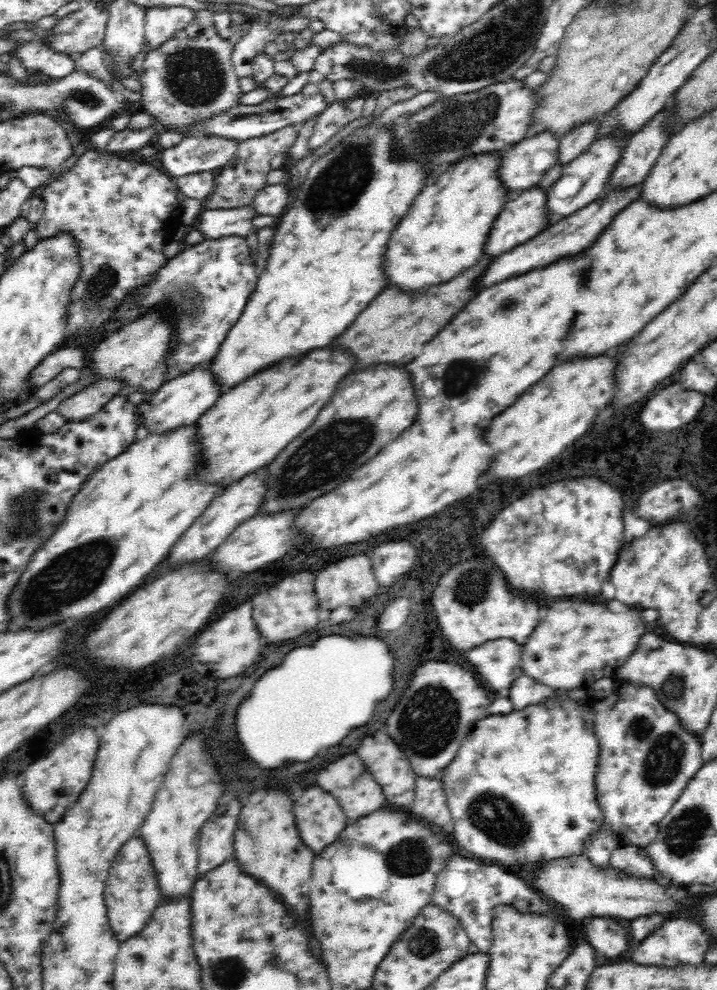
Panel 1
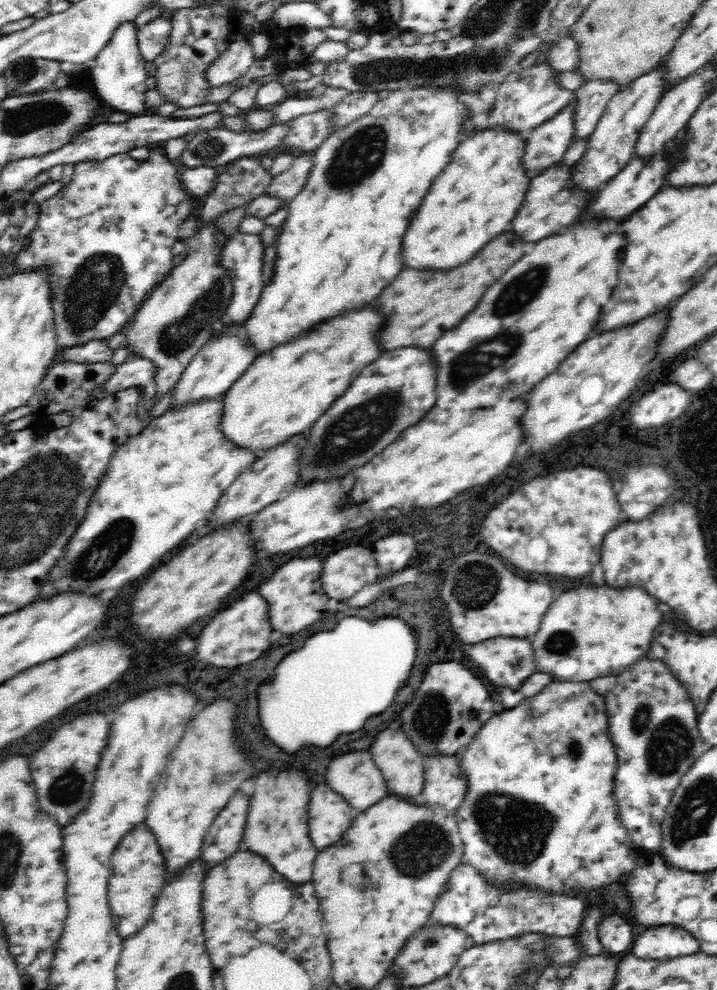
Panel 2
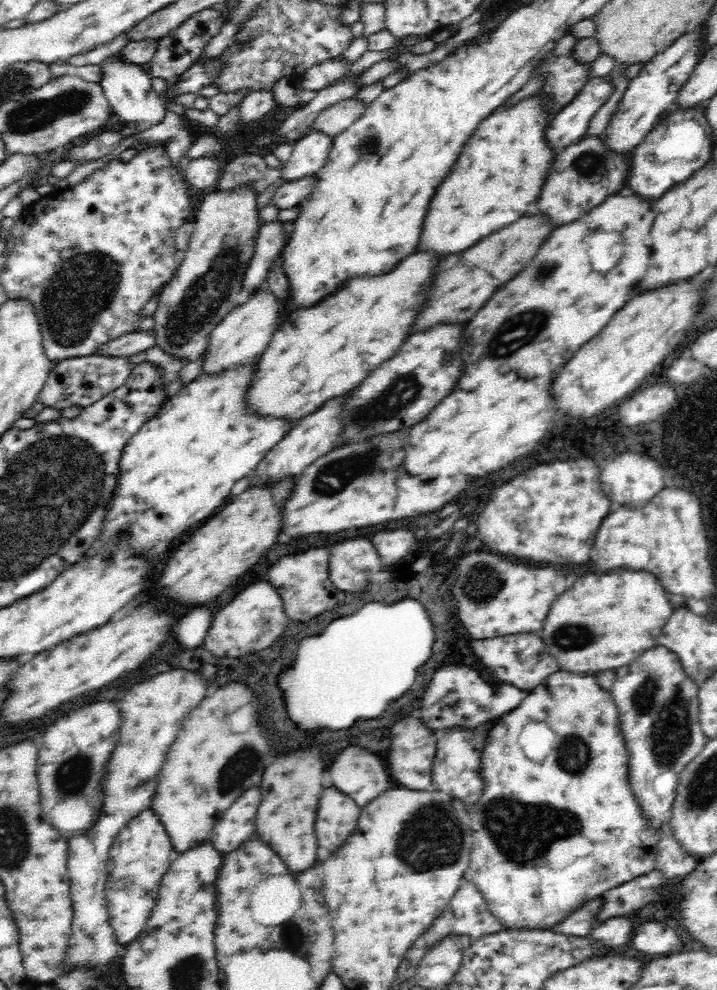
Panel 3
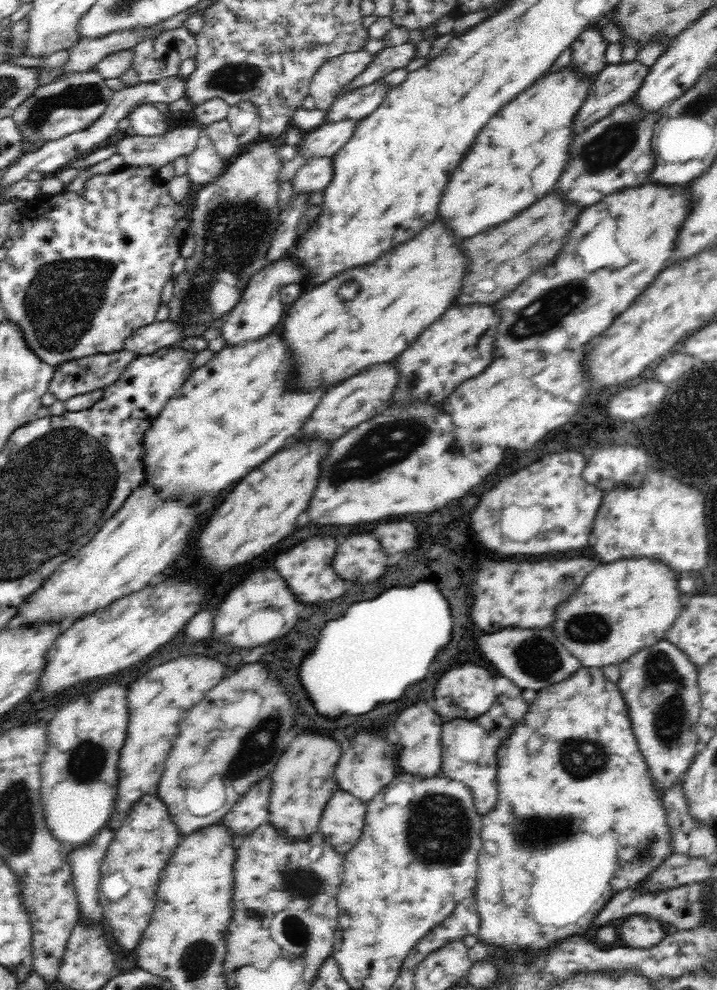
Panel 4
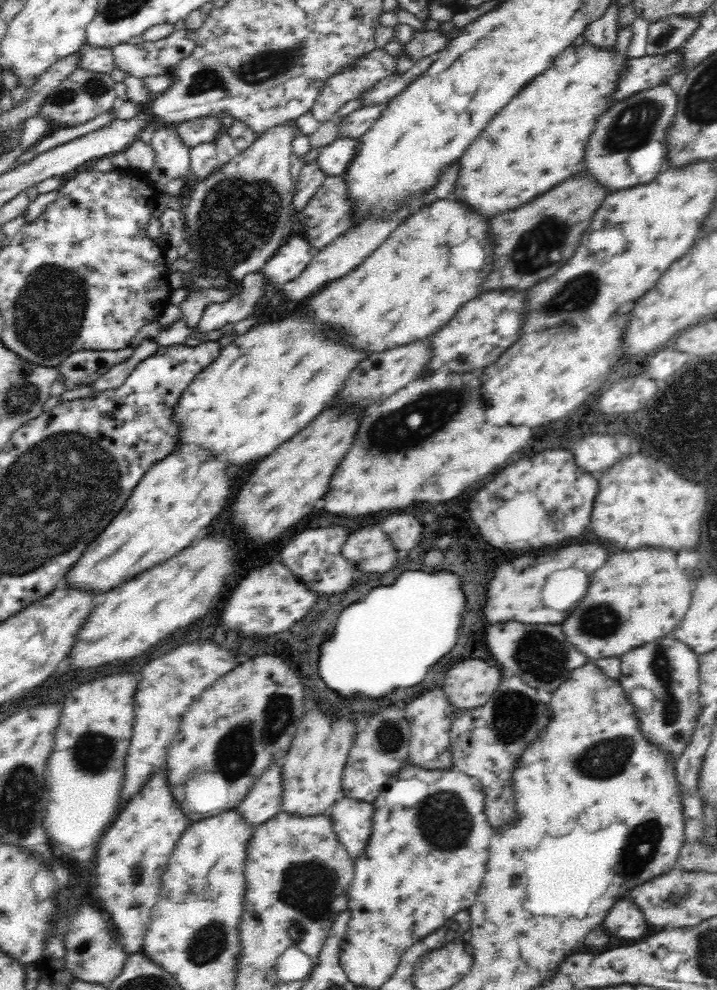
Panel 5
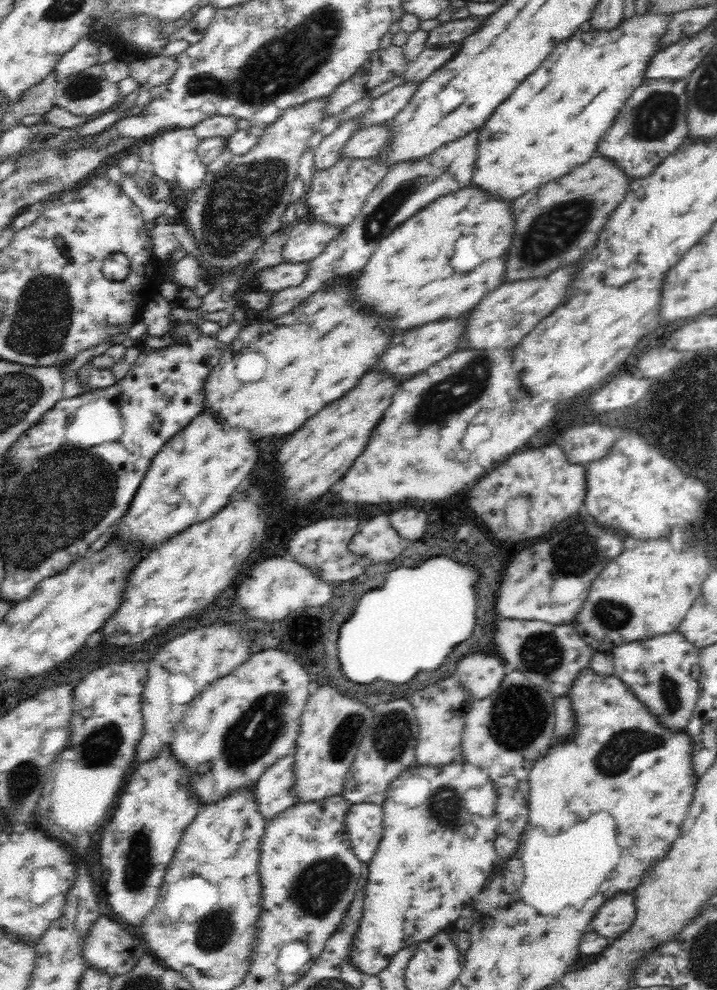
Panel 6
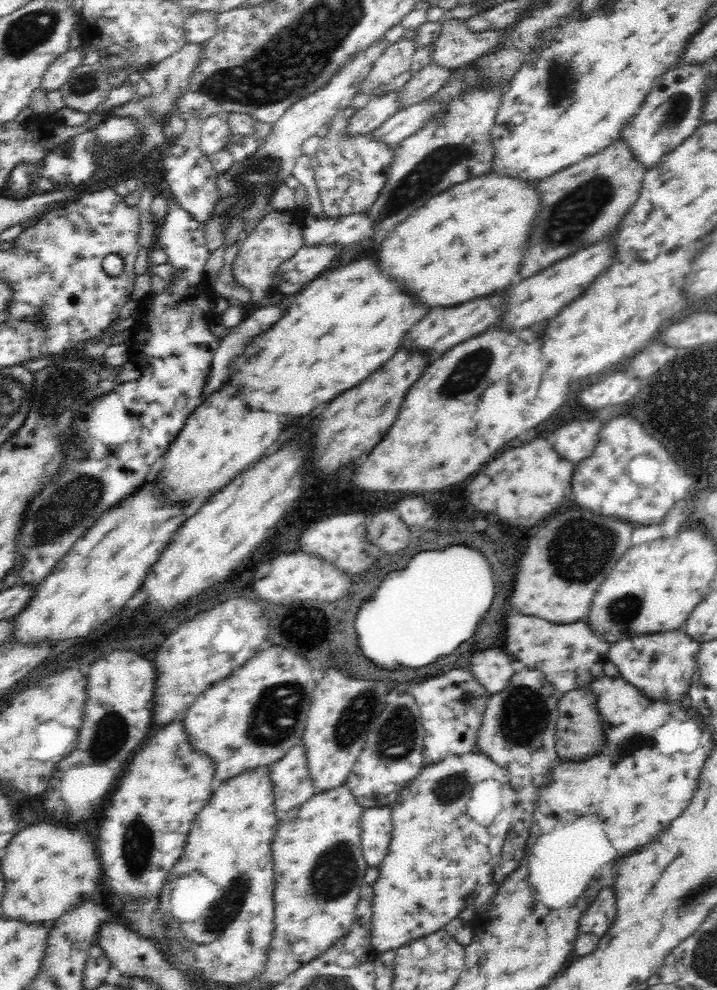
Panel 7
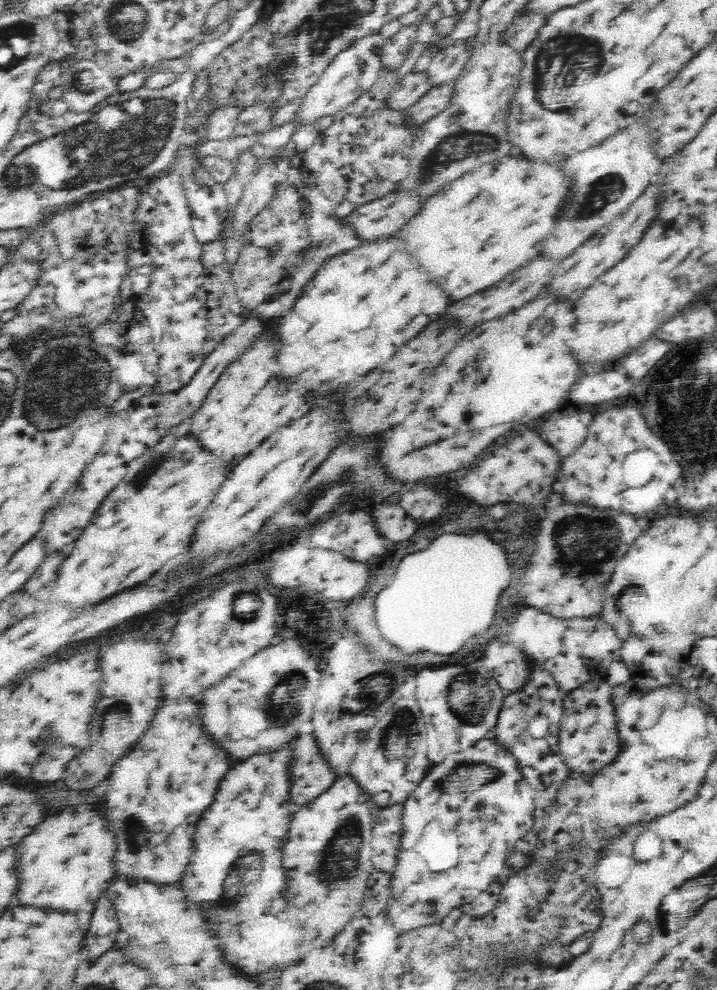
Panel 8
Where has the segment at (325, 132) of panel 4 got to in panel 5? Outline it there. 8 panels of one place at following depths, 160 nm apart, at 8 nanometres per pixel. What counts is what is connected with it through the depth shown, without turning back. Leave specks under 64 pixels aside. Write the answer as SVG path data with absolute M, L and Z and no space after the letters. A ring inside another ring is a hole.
M388 101L372 103L351 112L339 122L338 138L361 138L382 116L386 108L388 108Z

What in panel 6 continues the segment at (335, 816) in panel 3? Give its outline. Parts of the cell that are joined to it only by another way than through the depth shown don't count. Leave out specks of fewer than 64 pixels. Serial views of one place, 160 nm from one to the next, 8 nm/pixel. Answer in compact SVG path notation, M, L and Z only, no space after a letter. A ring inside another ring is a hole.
M354 804L346 814L346 823L352 839L352 849L365 865L372 861L384 836L382 805Z

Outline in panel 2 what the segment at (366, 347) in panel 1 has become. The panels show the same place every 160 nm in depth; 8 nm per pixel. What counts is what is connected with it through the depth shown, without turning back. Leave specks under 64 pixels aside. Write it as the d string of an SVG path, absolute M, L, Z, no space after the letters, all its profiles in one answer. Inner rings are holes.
M512 229L492 238L466 264L450 270L414 270L406 268L380 294L382 308L390 314L390 326L384 334L386 348L398 346L432 346L444 332L458 326L480 302L484 292L522 258L530 245Z

